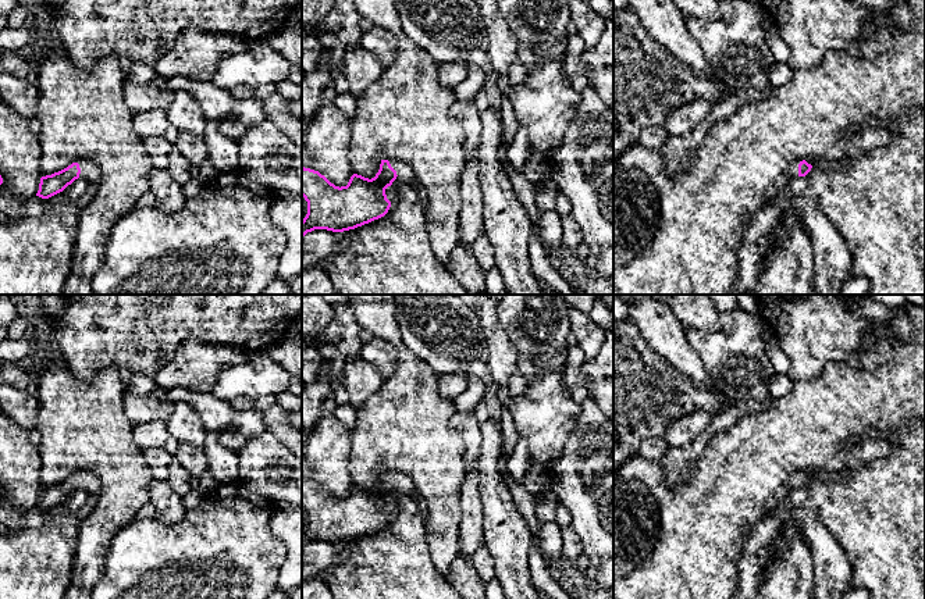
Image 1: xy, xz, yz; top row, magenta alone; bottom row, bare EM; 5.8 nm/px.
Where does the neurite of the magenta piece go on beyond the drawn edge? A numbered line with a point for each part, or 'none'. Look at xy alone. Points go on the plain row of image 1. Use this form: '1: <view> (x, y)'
1: xy (89, 482)

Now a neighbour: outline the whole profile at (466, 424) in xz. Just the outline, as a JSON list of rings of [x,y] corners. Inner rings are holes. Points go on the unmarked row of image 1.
[[[456,411],[451,418],[452,427],[458,431],[466,445],[465,470],[477,470],[478,456],[481,450],[481,429],[476,411]]]

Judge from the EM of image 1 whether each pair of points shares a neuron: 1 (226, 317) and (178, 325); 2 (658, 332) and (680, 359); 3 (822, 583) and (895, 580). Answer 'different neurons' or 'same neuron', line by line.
1: same neuron
2: same neuron
3: different neurons

